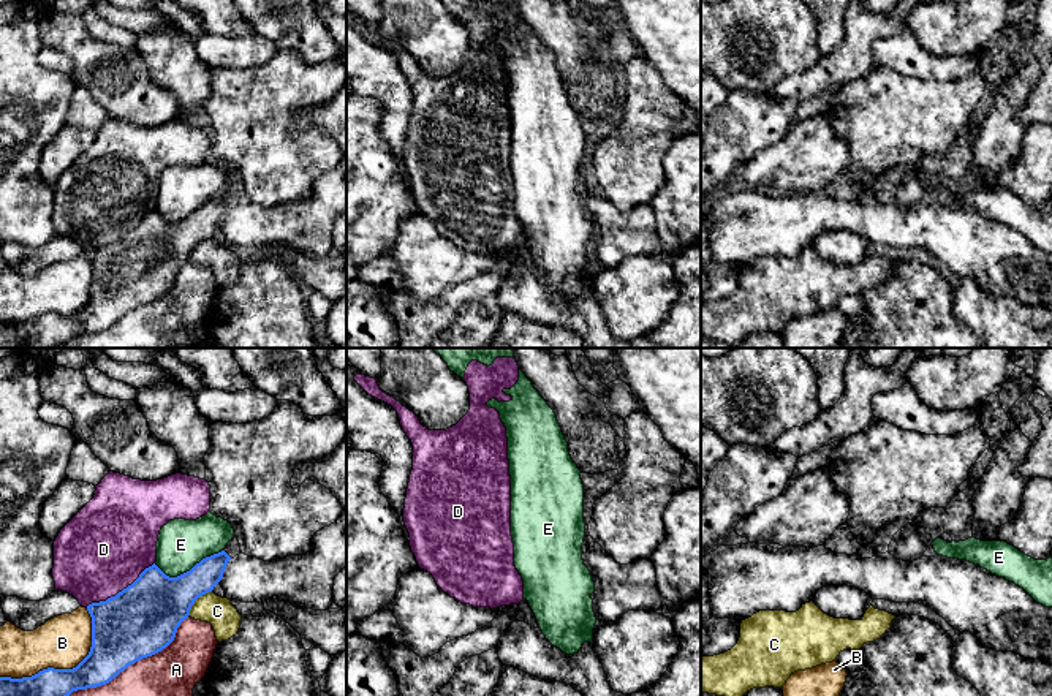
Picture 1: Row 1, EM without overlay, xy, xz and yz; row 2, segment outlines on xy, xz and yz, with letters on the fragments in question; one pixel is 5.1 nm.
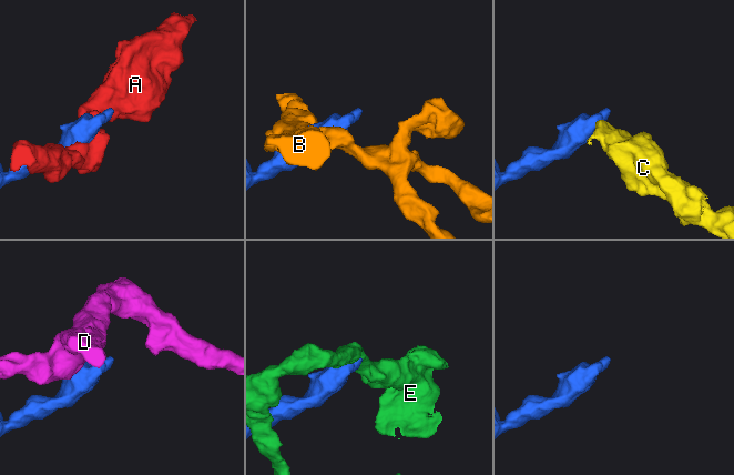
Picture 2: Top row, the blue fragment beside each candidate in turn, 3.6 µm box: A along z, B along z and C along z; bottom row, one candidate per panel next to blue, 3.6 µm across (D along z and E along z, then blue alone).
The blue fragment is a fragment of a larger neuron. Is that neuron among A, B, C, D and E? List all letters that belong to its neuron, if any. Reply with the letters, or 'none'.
none

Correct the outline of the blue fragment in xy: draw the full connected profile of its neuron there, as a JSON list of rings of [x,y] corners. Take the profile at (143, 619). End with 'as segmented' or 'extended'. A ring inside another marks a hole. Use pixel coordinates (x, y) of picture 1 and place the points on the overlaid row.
[[[233,538],[221,552],[202,558],[190,571],[177,577],[166,576],[153,563],[115,596],[87,606],[92,617],[92,647],[76,668],[47,668],[22,679],[0,677],[0,696],[70,696],[78,690],[109,683],[128,666],[166,649],[174,641],[180,623],[188,618],[195,601],[214,590],[221,581],[228,562],[239,554],[240,544],[237,538]]] | extended

